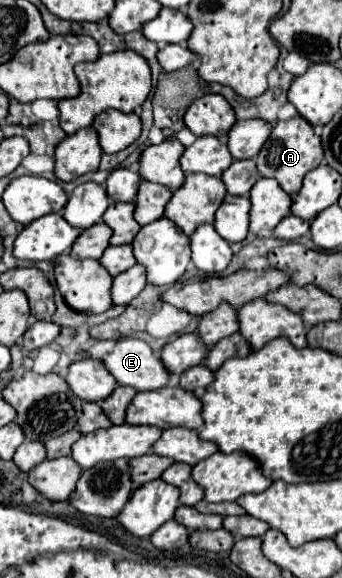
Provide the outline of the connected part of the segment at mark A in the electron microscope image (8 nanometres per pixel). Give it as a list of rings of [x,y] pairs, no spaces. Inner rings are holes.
[[[294,116],[288,122],[276,122],[274,124],[270,138],[266,140],[260,154],[256,156],[256,168],[258,168],[260,176],[276,178],[280,182],[280,186],[290,196],[294,196],[302,188],[304,176],[310,170],[314,170],[322,160],[324,160],[324,150],[320,144],[320,136],[314,134],[314,128],[302,116]]]

